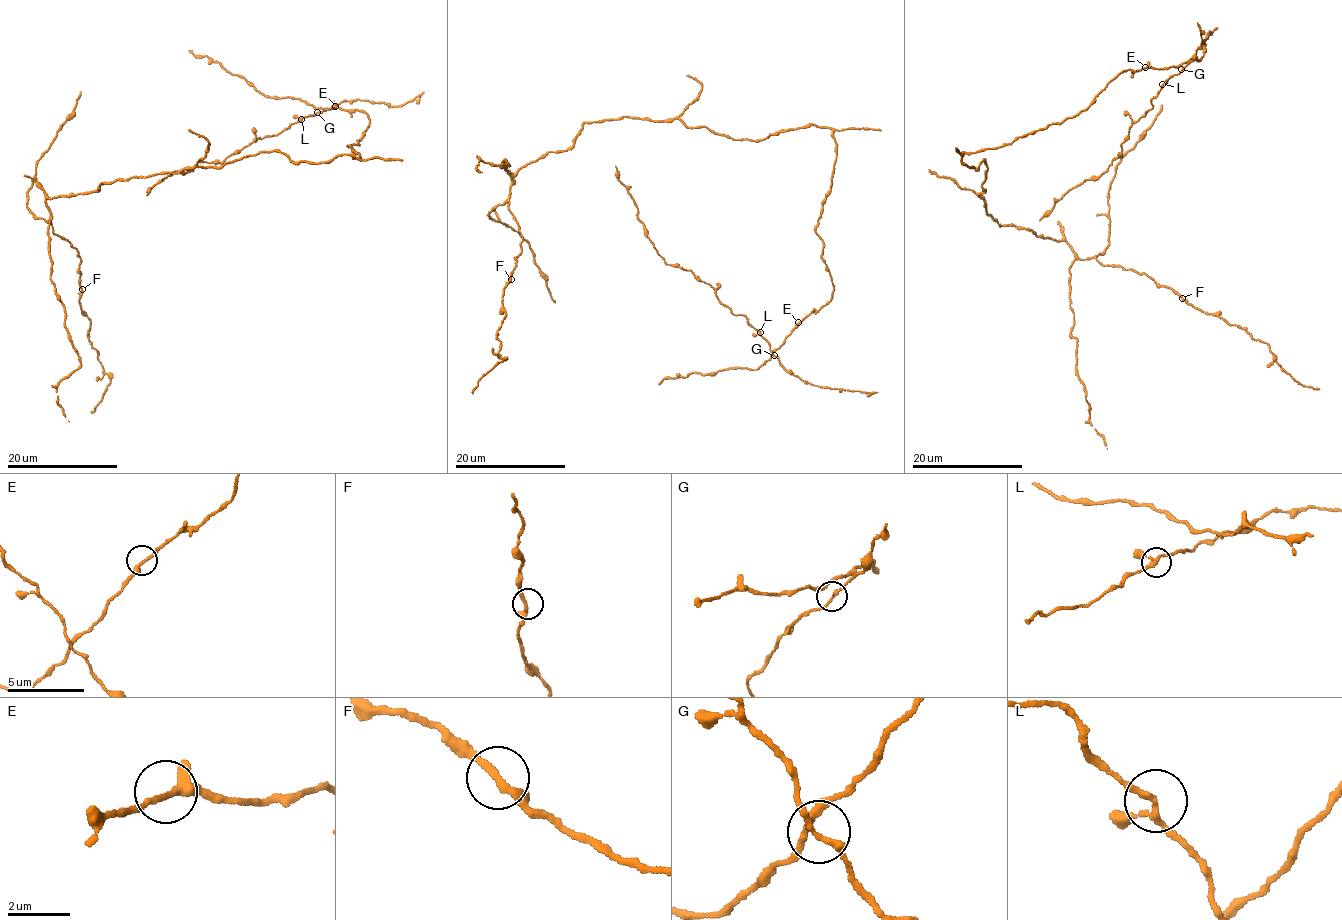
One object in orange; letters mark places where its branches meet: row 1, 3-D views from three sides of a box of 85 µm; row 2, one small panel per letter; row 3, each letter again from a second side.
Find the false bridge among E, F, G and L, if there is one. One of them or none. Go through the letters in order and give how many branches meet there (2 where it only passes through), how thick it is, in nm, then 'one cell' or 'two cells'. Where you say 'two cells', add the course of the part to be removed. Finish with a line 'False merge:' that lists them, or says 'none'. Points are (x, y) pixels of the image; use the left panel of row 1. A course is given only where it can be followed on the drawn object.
E: 3 | 240 nm | one cell
F: 3 | 190 nm | one cell
G: 3 | 150 nm | one cell
L: 3 | 170 nm | one cell
False merge: none

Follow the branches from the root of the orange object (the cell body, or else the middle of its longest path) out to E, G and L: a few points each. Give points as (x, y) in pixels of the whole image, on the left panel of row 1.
E: (284, 155), (295, 162), (348, 155), (362, 160), (348, 146), (358, 146), (370, 118), (335, 106)
G: (284, 155), (295, 162), (348, 155), (362, 160), (348, 146), (358, 146), (368, 115), (339, 107), (317, 112)
L: (284, 155), (362, 160), (348, 146), (365, 131), (365, 112), (319, 108), (302, 119)

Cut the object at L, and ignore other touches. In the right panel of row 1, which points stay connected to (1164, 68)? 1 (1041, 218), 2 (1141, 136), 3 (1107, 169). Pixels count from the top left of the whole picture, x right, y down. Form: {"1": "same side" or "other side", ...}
{"1": "other side", "2": "same side", "3": "other side"}

